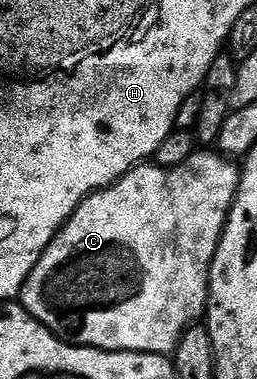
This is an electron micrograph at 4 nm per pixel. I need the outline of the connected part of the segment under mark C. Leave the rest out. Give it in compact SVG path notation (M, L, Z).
M197 152L190 156L190 160L186 160L186 164L178 164L174 168L155 164L133 166L132 170L122 175L117 182L110 184L105 190L94 191L91 196L82 200L82 204L78 204L78 208L68 217L63 228L54 236L54 240L50 240L38 264L34 264L34 272L30 272L22 291L22 305L65 342L92 346L96 350L129 350L135 354L171 355L185 330L199 319L196 318L199 314L201 317L205 313L208 305L210 268L224 225L228 223L228 213L232 211L240 187L241 173L241 167L233 159L226 158L219 152Z

